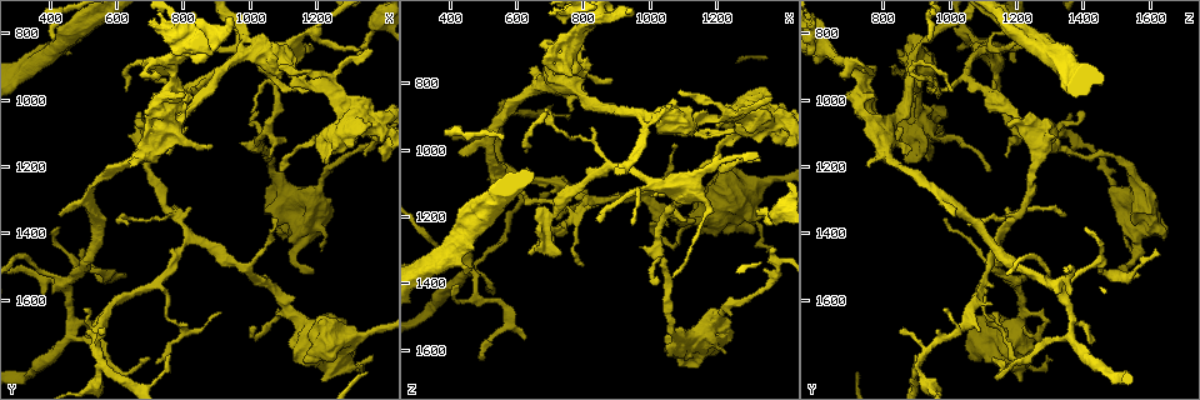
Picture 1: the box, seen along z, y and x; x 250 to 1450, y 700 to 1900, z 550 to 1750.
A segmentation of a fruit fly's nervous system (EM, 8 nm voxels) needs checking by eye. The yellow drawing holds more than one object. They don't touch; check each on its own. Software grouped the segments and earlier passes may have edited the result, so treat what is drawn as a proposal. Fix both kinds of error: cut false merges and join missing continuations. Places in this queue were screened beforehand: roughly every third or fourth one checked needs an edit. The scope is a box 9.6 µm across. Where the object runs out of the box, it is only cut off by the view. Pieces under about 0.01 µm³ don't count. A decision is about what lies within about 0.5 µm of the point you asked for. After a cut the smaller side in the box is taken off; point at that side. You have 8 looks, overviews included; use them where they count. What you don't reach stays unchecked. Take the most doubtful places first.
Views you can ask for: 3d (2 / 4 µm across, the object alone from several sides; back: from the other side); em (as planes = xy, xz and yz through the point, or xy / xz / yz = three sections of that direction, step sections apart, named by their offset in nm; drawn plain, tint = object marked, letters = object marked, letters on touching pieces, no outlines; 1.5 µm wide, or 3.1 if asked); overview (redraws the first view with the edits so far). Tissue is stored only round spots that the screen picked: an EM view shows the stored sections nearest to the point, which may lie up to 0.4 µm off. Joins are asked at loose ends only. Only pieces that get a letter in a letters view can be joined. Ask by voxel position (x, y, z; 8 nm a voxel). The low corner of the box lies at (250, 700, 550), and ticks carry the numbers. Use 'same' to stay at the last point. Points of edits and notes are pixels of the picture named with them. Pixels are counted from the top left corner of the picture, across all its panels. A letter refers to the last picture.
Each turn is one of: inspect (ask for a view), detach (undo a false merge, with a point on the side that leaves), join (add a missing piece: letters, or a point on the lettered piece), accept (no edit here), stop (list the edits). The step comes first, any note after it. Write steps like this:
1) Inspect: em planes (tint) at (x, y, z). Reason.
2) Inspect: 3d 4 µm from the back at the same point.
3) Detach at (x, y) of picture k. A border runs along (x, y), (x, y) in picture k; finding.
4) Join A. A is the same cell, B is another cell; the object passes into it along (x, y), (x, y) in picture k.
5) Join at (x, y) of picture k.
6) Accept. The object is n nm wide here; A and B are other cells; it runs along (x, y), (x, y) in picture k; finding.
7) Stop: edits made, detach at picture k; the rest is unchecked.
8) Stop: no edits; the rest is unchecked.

Inspect: em planes (letters) at (1320, 890, 1190). Free end.

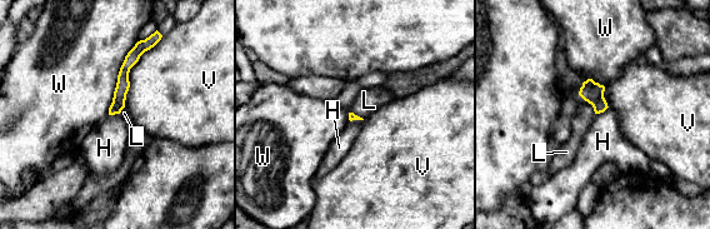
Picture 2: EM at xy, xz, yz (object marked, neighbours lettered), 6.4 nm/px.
Accept. H, L, V and W are other cells; a border runs along (608, 106), (596, 114) in picture 2; no lettered piece goes on from it.

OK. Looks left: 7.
Inspect: 3d 2 µm at (650, 1200, 760). Stops while still wide.

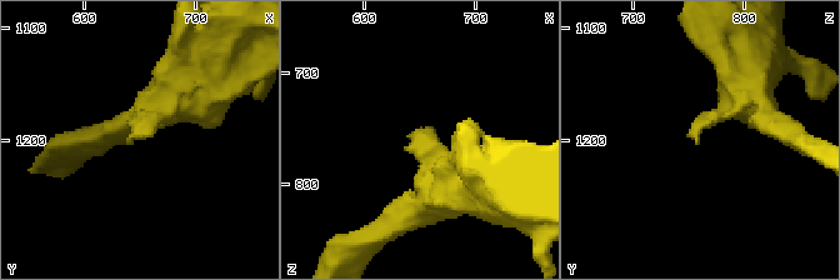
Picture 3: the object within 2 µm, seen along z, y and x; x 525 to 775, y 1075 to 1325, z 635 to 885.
Inspect: em yz step 8 (tint) at (642, 1200, 758).

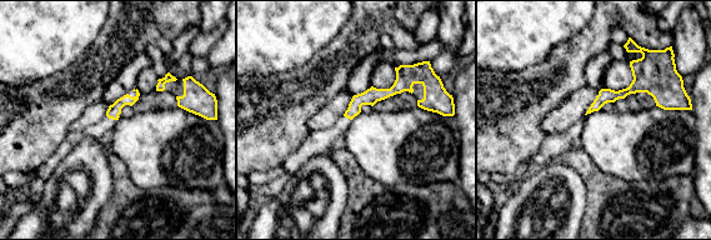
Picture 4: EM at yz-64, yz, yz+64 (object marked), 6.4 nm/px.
Inspect: em planes (letters) at the same point.

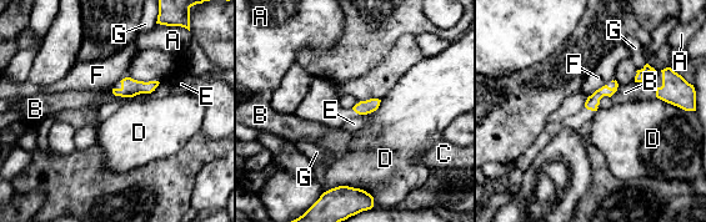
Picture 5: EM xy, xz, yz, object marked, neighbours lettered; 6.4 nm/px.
Accept. A, B, C, D, E, F and G are other cells; a border runs along (324, 191), (352, 186), (372, 196) in picture 5; none of them fits.

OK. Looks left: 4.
Inspect: em planes (tint) at (460, 850, 1360). Thick end.

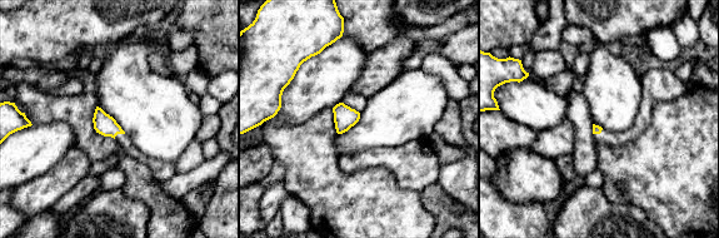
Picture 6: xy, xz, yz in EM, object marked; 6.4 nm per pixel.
Inspect: em planes (letters) at the same point. See the neighbours.

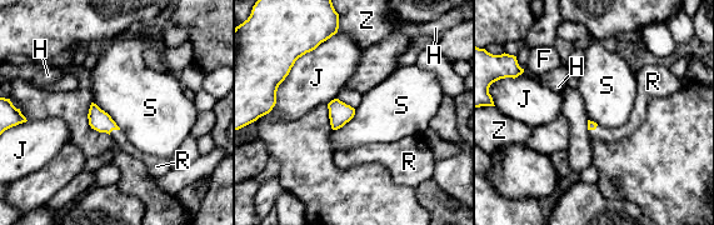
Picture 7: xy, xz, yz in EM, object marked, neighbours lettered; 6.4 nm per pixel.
Join R. R is the same cell, F, H, J, S and Z are other cells; the object passes into it along (99, 120), (114, 129), (118, 136) in picture 7; it goes on there.

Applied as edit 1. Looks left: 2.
Stop: edits made, join at picture 7; the rest is unchecked.

